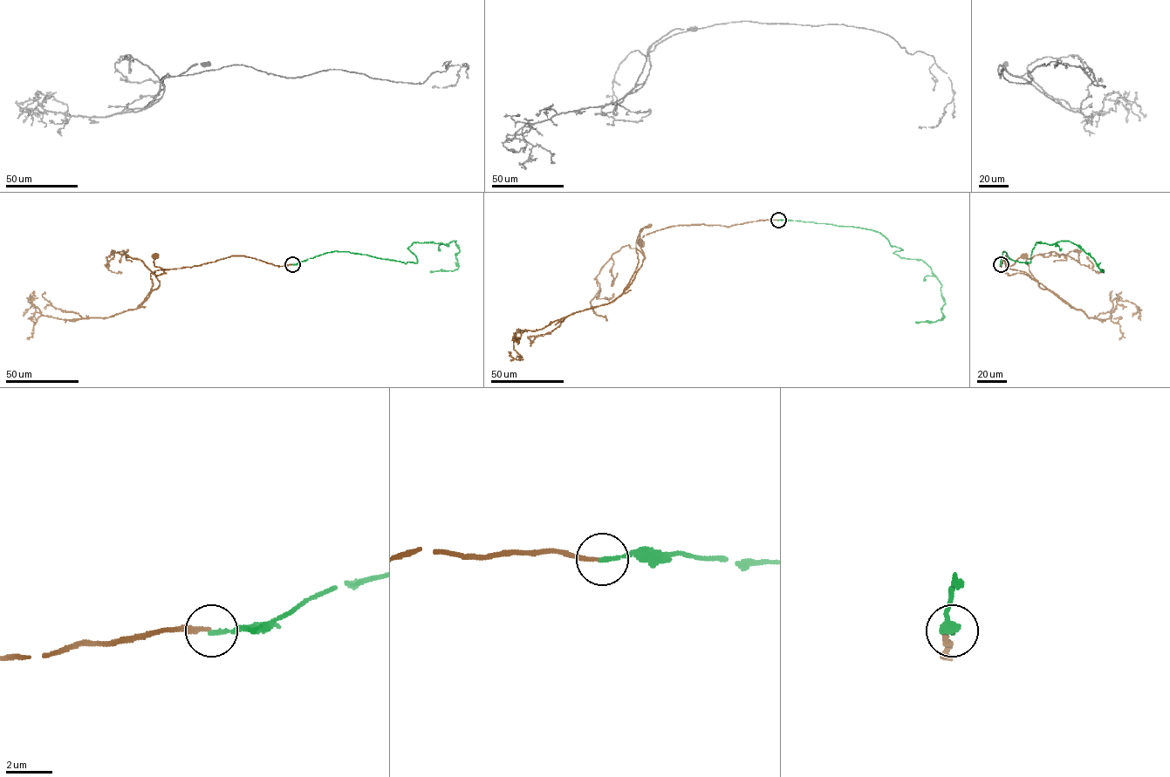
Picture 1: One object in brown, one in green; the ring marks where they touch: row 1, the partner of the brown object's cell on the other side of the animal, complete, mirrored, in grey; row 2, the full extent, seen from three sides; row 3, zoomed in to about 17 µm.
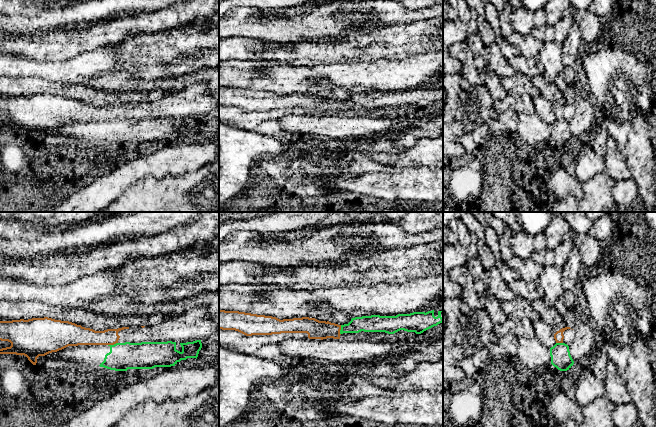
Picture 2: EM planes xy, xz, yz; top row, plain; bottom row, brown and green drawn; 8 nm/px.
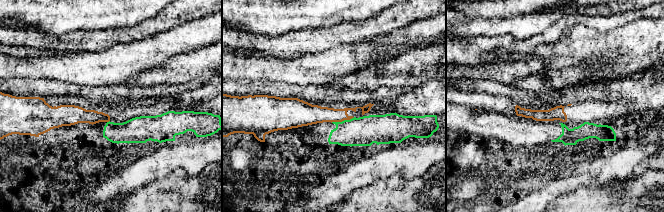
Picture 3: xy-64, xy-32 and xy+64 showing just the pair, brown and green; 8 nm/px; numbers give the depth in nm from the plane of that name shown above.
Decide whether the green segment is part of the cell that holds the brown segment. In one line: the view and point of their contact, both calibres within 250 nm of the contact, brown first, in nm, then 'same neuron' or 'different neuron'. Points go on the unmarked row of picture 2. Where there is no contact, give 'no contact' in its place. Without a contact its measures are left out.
xy (112, 120) | 140/220 nm | different neuron

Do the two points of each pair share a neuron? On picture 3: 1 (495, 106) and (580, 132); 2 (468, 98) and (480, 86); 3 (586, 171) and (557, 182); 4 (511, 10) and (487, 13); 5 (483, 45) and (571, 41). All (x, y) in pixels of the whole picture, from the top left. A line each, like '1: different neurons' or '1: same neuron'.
1: different neurons
2: different neurons
3: same neuron
4: same neuron
5: different neurons

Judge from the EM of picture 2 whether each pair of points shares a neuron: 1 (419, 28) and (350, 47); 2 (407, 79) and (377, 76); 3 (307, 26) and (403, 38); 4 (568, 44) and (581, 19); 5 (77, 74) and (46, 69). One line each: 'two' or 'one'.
1: one
2: one
3: two
4: one
5: one

